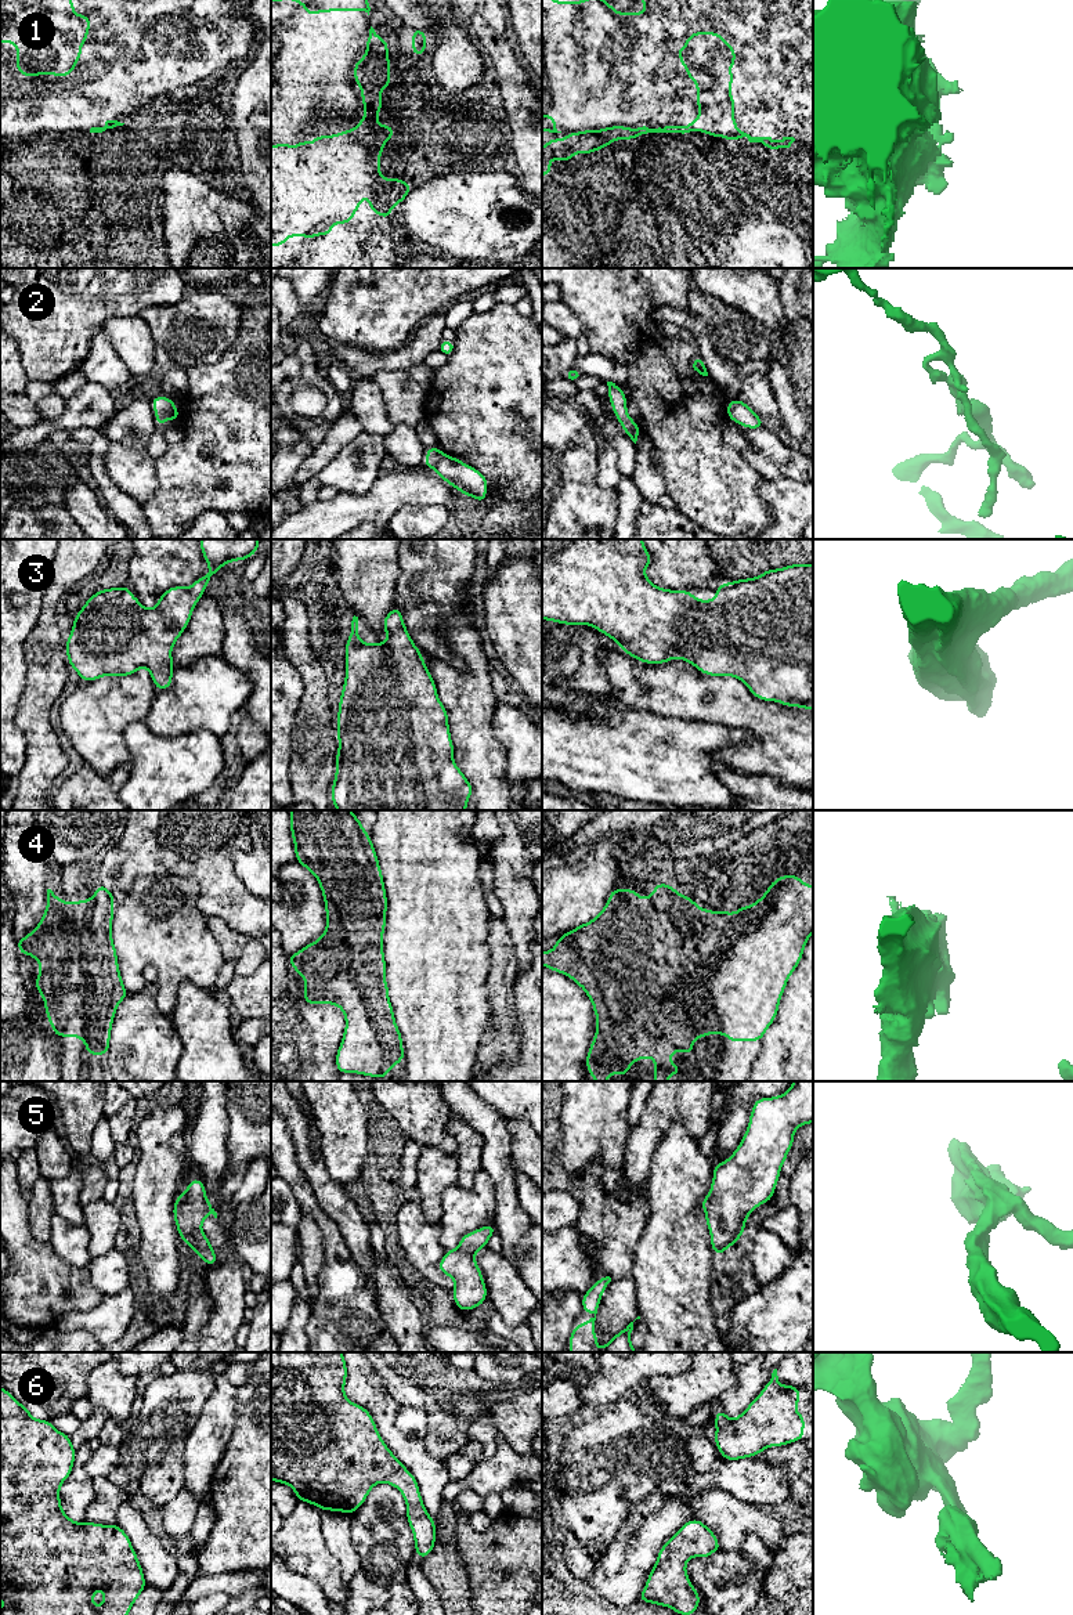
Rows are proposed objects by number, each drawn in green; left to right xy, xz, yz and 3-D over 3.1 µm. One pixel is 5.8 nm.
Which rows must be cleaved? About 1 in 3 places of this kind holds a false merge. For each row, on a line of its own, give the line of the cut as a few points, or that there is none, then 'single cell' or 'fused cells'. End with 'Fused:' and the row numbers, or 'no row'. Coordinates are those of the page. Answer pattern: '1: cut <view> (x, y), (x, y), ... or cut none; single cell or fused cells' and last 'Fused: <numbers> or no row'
1: cut none; single cell
2: cut xz (443, 454), (433, 466); fused cells
3: cut none; single cell
4: cut none; single cell
5: cut none; single cell
6: cut none; single cell
Fused: 2

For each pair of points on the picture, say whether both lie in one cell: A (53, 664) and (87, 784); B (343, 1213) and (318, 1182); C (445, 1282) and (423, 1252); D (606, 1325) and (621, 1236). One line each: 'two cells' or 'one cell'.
A: two cells
B: one cell
C: one cell
D: one cell

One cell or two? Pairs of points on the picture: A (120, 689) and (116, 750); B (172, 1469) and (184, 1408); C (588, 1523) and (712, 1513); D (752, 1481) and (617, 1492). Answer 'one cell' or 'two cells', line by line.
A: one cell
B: one cell
C: two cells
D: one cell

